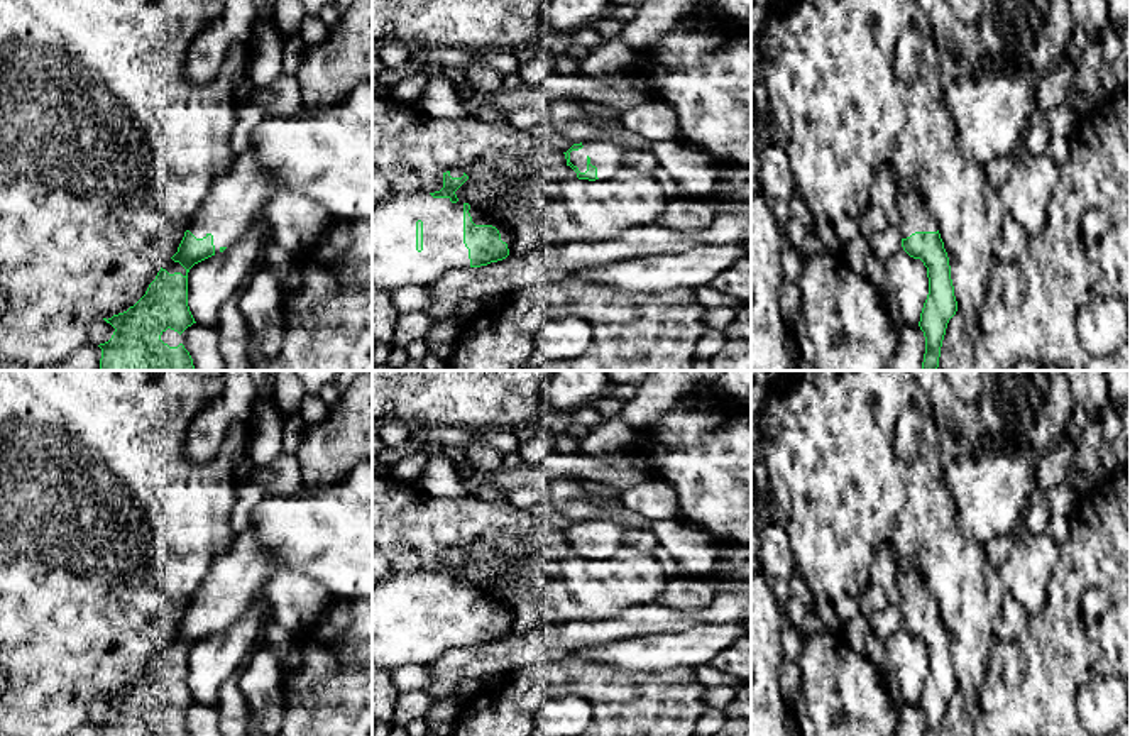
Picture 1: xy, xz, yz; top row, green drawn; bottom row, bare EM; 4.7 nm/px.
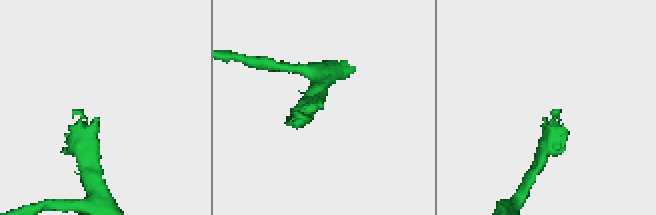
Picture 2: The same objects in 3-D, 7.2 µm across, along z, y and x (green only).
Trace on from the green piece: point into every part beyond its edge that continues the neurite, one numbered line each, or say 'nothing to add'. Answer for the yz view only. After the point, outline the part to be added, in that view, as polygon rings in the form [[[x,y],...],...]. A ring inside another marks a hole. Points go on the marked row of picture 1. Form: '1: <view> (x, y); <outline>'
1: yz (916, 217); [[[898,183],[897,203],[900,210],[900,233],[902,239],[915,232],[937,232],[937,220],[925,206],[922,196],[903,183]]]

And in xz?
1: xz (606, 156); [[[587,140],[582,142],[582,149],[570,152],[570,162],[579,168],[580,173],[587,171],[587,164],[597,168],[597,178],[614,179],[621,166],[624,166],[623,156],[628,151],[621,144],[609,140]]]
2: xz (396, 263); [[[428,191],[398,195],[372,210],[372,289],[430,286],[455,269],[470,269],[464,244],[464,203],[433,198]],[[416,222],[423,222],[423,250],[416,250]]]

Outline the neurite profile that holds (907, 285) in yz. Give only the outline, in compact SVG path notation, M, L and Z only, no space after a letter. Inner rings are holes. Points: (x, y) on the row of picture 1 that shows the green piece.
M905 250L885 261L886 283L881 298L893 323L917 327L929 294L927 267Z

